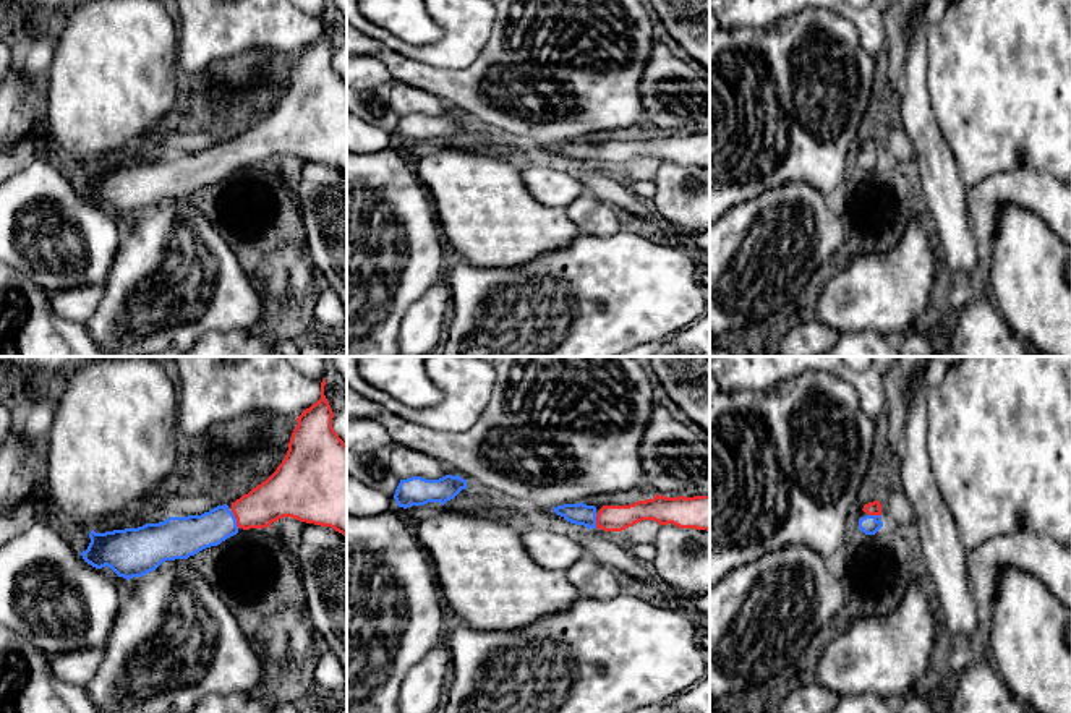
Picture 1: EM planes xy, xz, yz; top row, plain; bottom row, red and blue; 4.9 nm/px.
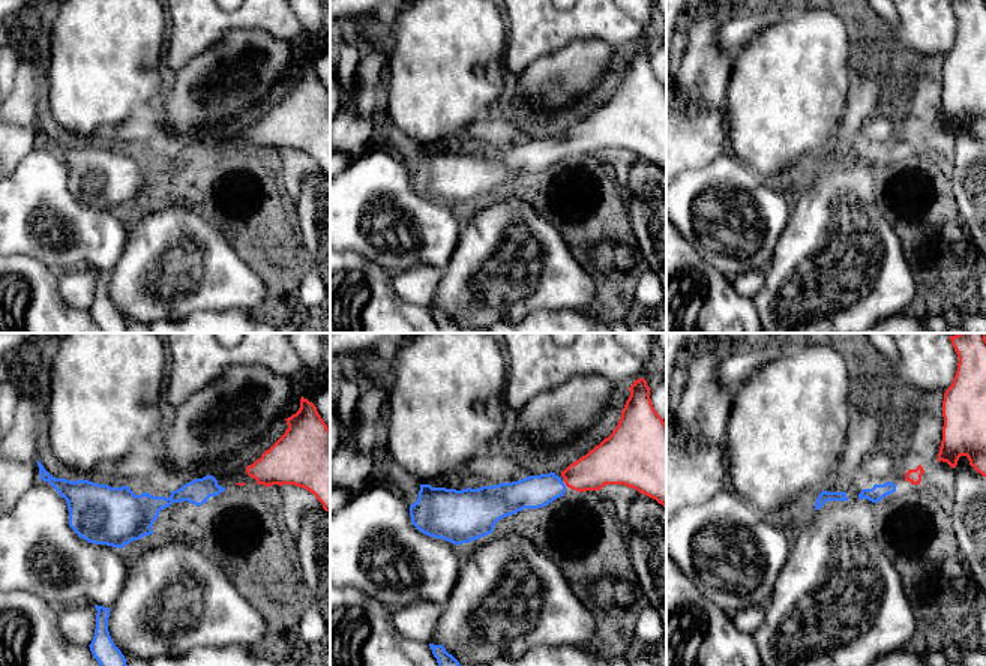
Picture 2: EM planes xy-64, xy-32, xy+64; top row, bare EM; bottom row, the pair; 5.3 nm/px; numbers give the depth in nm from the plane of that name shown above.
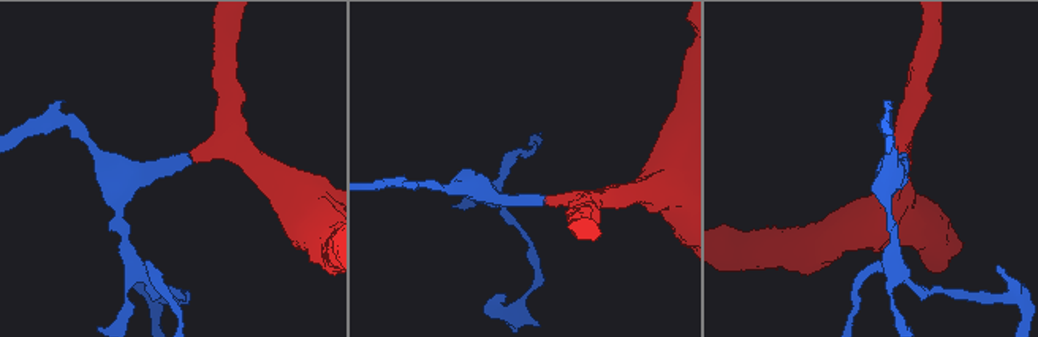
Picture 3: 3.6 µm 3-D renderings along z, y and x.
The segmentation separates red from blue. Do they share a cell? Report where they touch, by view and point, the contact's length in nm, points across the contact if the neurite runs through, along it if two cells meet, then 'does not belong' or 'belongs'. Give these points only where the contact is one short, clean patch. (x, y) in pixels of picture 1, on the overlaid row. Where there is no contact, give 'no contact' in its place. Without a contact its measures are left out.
xy (235, 517) | 100 nm | across xy (279, 496), (258, 509), (235, 517), (226, 524), (188, 535) | belongs

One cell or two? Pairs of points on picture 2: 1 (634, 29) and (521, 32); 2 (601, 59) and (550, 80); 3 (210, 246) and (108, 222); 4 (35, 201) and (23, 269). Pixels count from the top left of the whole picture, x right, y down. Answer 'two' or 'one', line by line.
1: one
2: one
3: two
4: two

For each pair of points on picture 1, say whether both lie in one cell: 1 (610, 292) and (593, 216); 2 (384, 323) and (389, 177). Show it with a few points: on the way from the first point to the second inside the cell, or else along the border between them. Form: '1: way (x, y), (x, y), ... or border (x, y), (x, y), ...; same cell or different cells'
1: border (624, 227), (608, 235), (580, 234); different cells
2: way (384, 287), (388, 274), (388, 213); same cell

